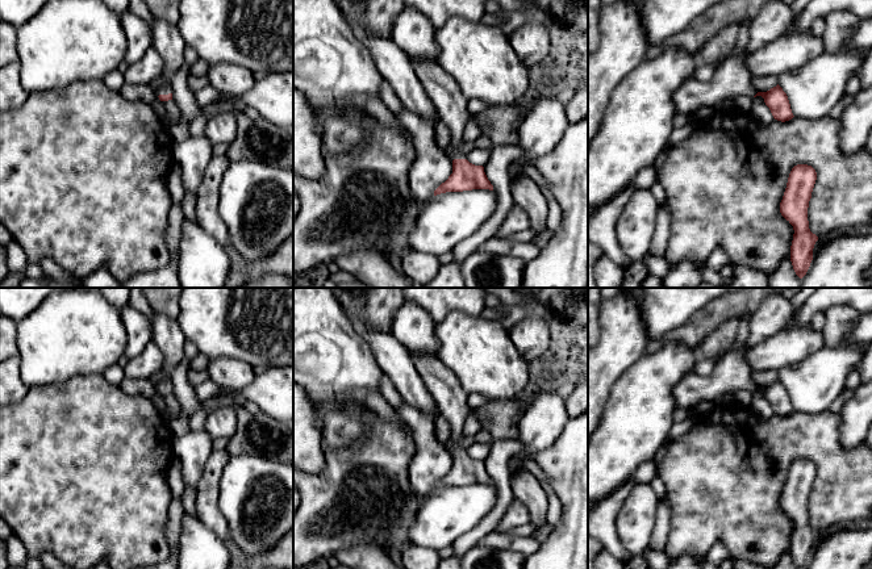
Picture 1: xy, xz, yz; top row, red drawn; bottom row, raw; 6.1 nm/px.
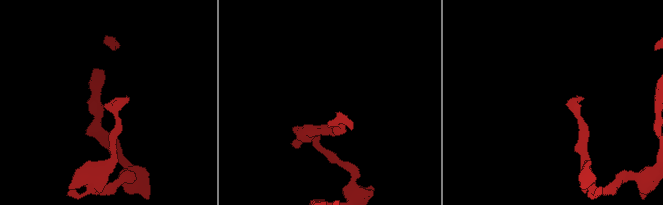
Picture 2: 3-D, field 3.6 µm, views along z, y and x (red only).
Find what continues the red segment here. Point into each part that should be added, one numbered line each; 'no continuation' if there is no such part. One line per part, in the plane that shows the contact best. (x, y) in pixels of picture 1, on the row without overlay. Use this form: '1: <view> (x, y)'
1: xy (167, 335)

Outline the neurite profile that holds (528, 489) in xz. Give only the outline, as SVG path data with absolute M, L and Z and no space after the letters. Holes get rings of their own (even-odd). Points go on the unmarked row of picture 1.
M527 469L512 474L514 498L530 512L531 524L539 530L547 524L548 499L541 481Z

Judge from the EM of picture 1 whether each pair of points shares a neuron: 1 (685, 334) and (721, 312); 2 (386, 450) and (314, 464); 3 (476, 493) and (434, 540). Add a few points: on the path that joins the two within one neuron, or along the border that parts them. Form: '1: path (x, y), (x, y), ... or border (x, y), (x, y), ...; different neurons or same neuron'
1: path (695, 330), (712, 314); same neuron
2: border (324, 450), (324, 467), (317, 473), (307, 475); different neurons
3: path (464, 505), (441, 528); same neuron

